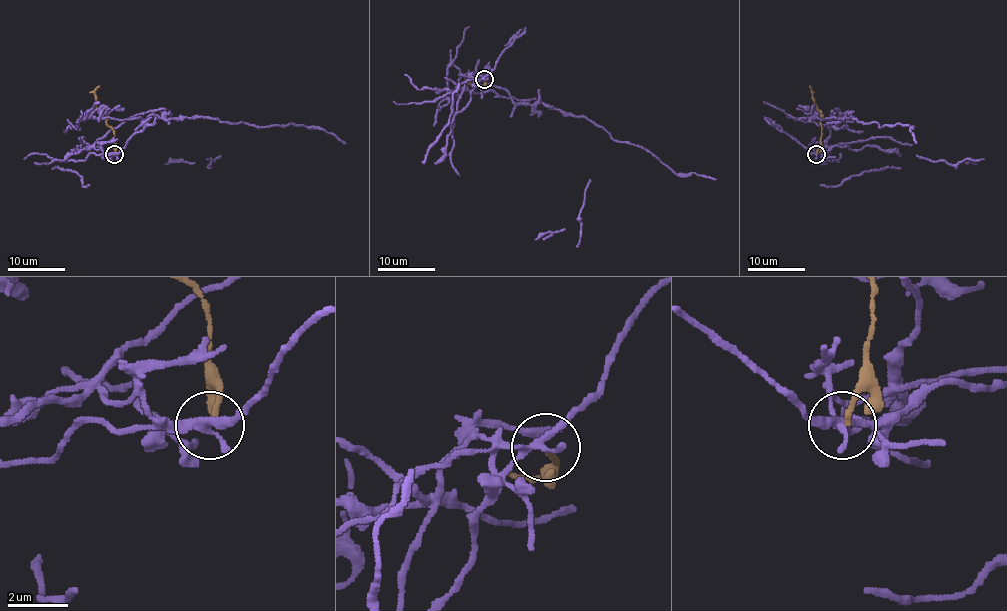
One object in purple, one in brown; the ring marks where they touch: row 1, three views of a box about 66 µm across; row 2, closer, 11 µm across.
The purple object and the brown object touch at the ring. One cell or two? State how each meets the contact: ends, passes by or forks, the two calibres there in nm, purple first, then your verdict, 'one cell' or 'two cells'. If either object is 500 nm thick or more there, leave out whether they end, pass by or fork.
purple forks there; brown ends there; 200 nm thick on the purple side, 160 nm on the other; two cells

